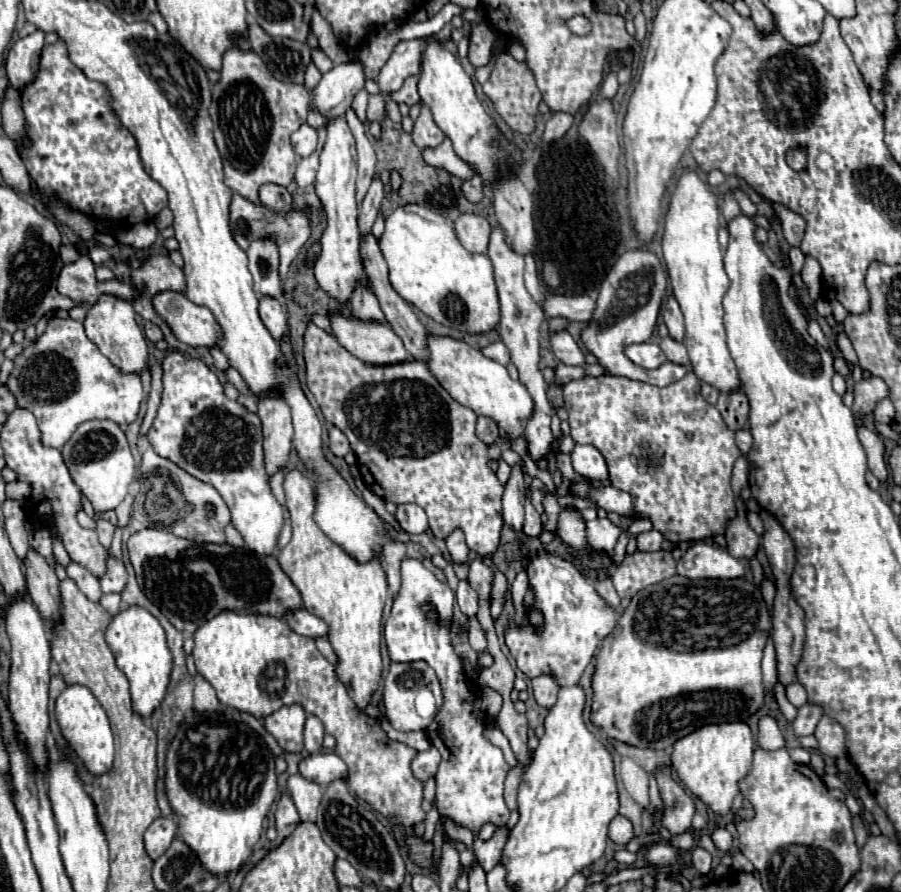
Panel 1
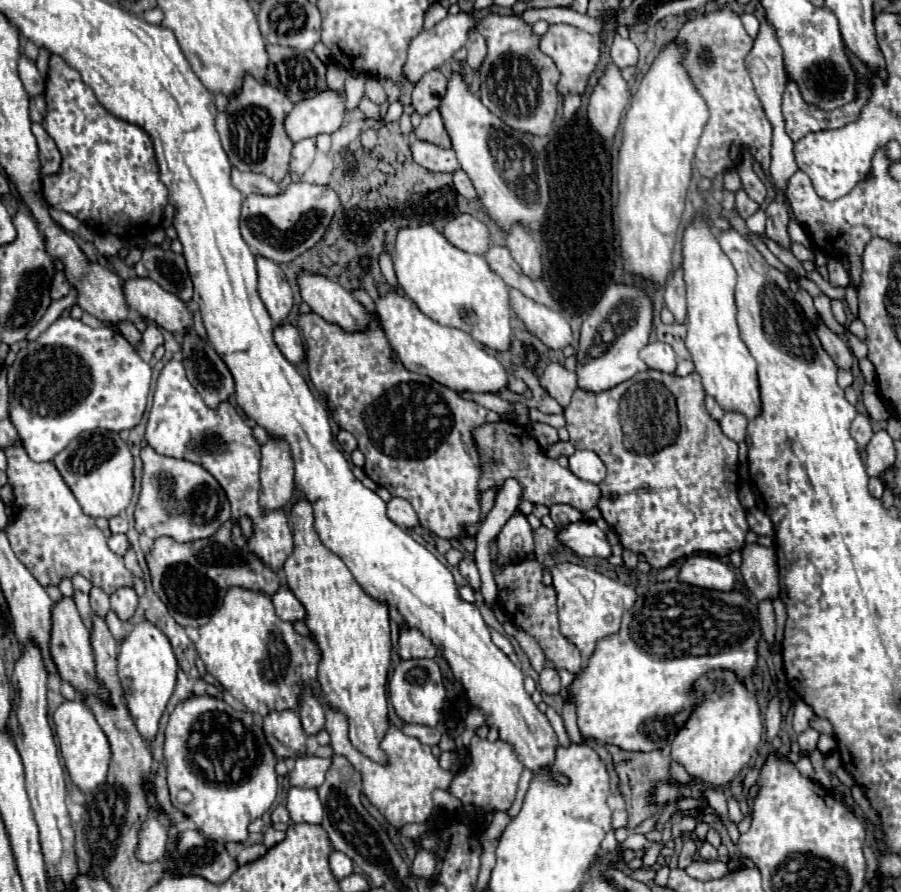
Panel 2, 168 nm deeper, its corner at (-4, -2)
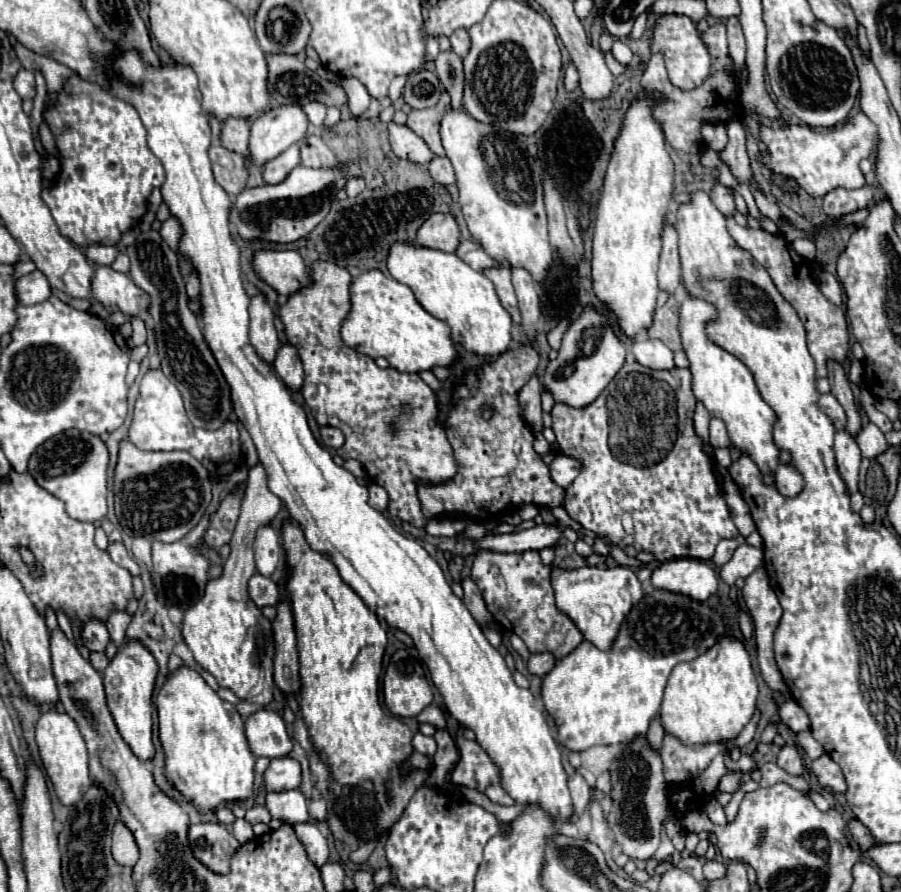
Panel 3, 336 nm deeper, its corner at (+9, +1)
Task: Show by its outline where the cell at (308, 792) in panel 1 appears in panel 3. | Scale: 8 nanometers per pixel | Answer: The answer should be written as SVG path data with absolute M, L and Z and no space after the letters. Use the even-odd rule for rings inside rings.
M300 789L290 791L272 791L266 795L266 807L272 815L272 819L280 819L284 823L296 825L310 821L306 797Z

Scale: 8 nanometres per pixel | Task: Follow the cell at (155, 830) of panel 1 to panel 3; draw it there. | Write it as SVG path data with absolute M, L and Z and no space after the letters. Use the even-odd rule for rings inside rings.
M122 821L114 825L112 833L112 855L120 865L136 865L140 853L138 853L138 843L134 841L134 835Z

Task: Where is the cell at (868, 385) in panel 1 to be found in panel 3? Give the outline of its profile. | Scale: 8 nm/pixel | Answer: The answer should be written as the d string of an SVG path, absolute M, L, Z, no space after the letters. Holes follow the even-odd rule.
M846 429L836 431L834 453L836 453L838 471L844 477L850 493L854 493L858 489L858 467L860 467L862 455L860 455L860 449L856 445L856 439Z

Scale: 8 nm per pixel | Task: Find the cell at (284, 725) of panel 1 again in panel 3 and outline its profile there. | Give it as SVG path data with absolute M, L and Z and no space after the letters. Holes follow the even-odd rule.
M260 709L246 719L246 739L256 757L284 757L292 751L292 739L284 719L276 711Z

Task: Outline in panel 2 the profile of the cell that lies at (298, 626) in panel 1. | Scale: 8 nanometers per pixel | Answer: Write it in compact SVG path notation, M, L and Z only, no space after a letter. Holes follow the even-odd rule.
M281 586L273 596L273 606L275 612L281 620L285 622L295 622L295 620L303 620L305 618L305 608L301 606L301 602L291 594L291 590L287 586Z

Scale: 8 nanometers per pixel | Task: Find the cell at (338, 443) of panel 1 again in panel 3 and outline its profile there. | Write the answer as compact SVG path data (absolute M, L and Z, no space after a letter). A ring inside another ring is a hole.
M322 427L320 429L320 437L322 437L322 443L328 449L340 449L344 445L344 435L336 427Z

